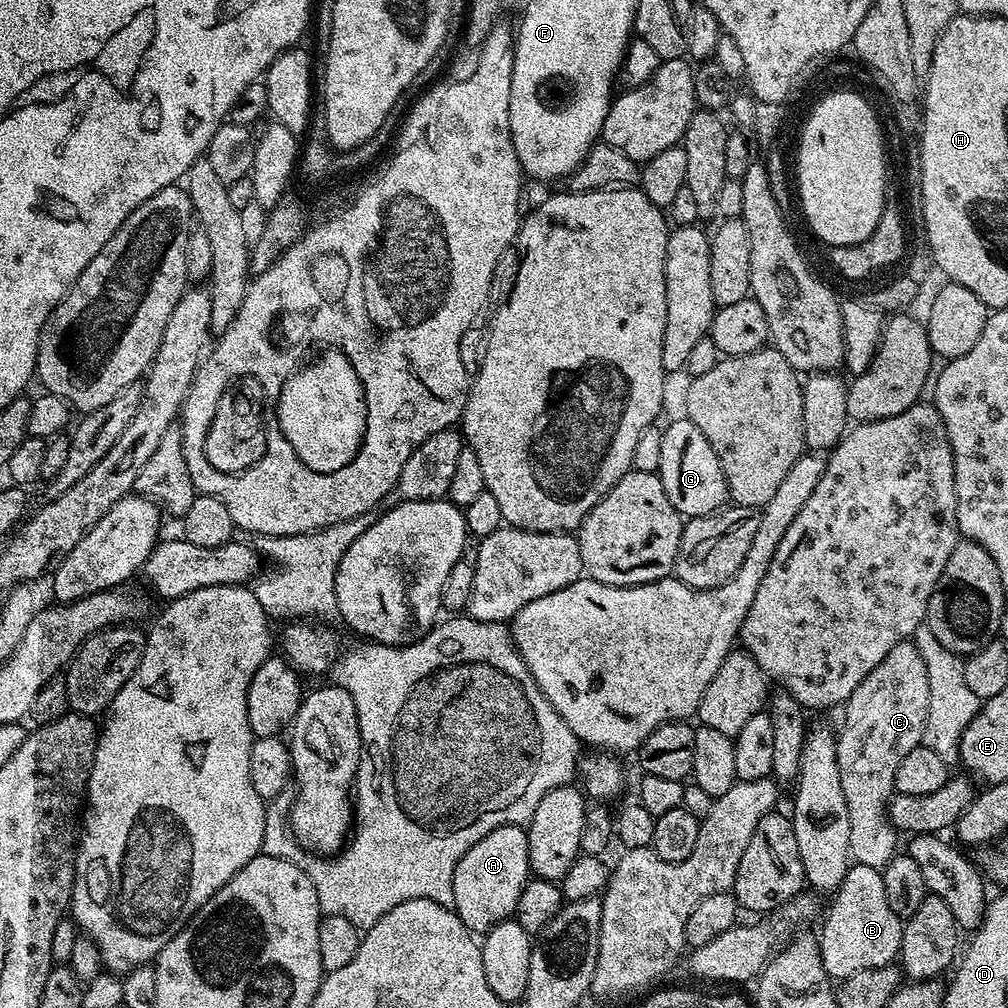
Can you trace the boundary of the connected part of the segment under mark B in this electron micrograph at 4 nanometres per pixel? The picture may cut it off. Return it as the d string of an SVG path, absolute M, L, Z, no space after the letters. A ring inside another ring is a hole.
M853 863L831 900L824 925L818 931L822 966L826 966L829 978L839 982L850 978L850 974L858 974L858 970L874 970L893 963L899 957L904 920L890 910L881 869Z

